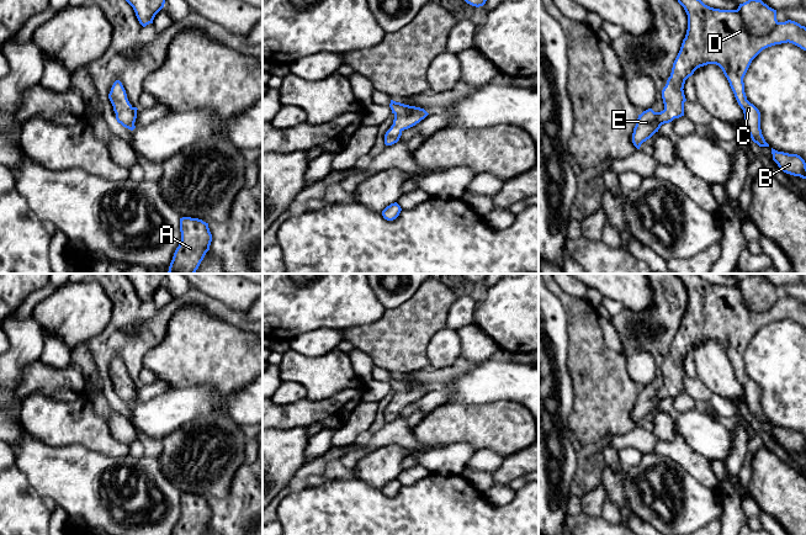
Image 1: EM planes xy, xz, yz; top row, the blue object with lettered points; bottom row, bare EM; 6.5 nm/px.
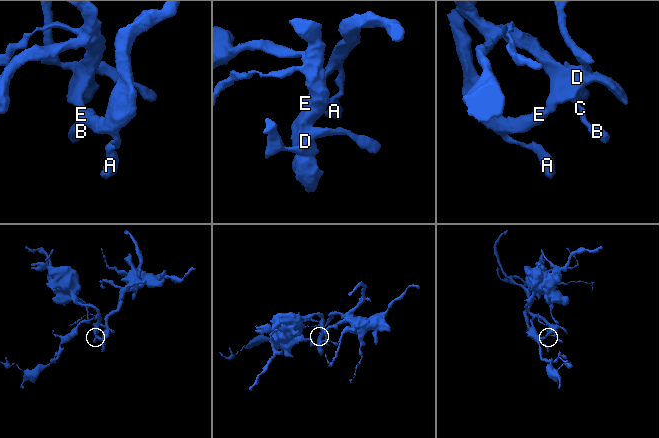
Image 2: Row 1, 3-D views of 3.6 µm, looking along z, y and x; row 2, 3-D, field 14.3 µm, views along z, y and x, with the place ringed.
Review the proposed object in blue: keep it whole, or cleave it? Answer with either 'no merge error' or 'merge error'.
no merge error

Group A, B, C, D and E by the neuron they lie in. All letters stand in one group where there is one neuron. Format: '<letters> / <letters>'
A B C D E

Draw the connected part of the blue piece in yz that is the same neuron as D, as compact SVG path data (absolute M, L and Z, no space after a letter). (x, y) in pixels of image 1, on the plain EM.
M699 274L675 275L688 291L686 311L673 339L670 353L662 366L664 386L654 388L652 385L648 385L638 391L632 409L633 422L640 425L641 420L658 408L662 401L684 392L684 378L686 375L683 365L685 356L691 353L698 344L716 340L722 345L738 381L743 386L744 399L752 417L759 423L769 423L762 410L760 388L747 376L743 354L752 337L768 323L789 318L806 327L806 303L791 296L779 298L776 296L776 286L769 284L762 276L753 274L739 280L737 286L714 285L705 281Z

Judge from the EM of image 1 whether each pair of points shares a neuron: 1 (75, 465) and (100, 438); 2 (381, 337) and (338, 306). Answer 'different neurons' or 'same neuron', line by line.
1: different neurons
2: different neurons

